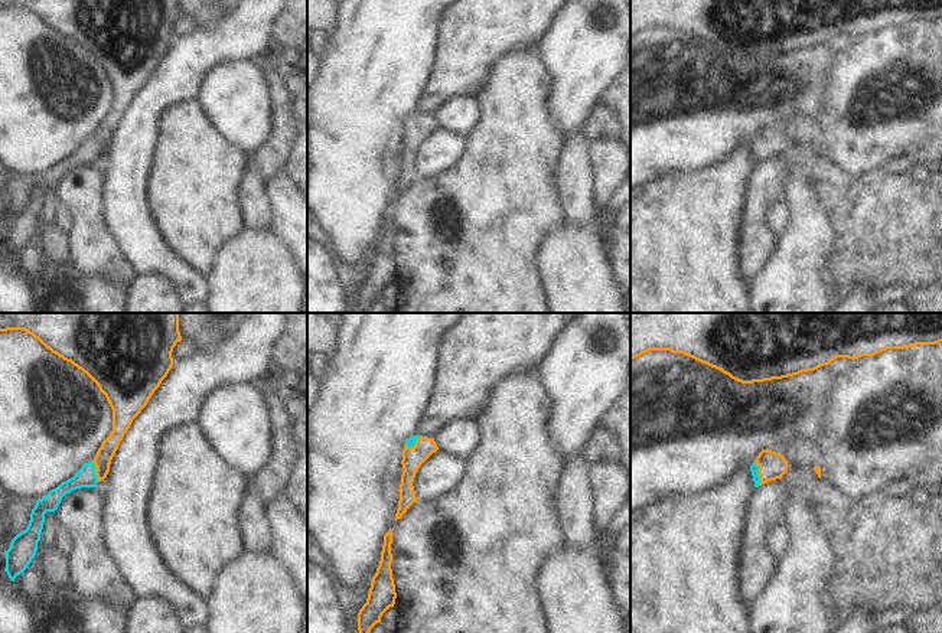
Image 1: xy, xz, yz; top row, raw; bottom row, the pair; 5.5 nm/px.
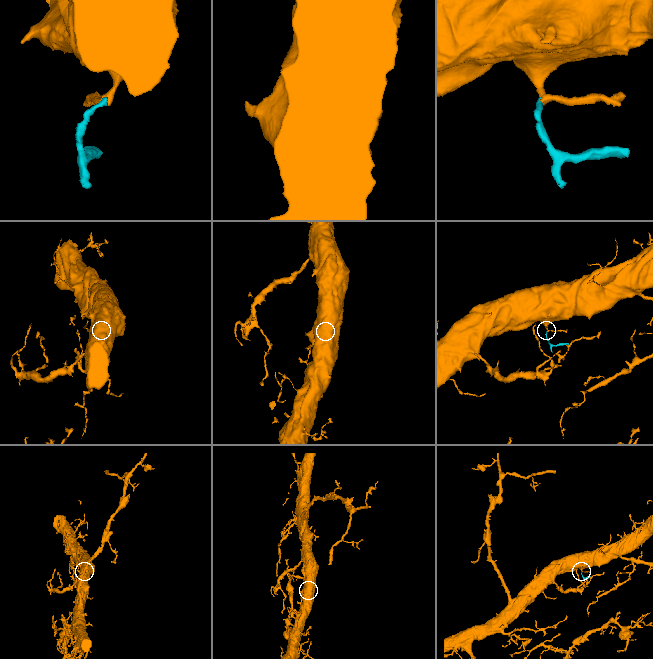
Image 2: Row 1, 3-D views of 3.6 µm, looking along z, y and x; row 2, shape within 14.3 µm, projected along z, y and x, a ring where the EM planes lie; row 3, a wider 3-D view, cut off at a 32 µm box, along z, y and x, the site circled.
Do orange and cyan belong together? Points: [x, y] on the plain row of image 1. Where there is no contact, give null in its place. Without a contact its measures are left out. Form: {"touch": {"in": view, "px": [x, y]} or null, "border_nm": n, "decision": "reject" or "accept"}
{"touch": {"in": "yz", "px": [759, 150]}, "border_nm": 150, "decision": "accept"}

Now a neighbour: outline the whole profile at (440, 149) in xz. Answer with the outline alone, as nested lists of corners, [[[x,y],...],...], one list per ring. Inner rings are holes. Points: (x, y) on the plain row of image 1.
[[[437,127],[417,147],[413,163],[417,177],[440,176],[456,164],[466,147],[466,138]]]

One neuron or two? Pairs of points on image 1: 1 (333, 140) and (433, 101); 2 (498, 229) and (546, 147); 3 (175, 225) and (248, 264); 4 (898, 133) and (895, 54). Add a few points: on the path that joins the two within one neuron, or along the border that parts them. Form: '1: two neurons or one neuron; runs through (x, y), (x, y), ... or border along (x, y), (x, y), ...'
1: two neurons; border along (430, 75), (417, 103), (417, 110)
2: one neuron; runs through (498, 209), (502, 191), (525, 167)
3: two neurons; border along (244, 227), (219, 248), (211, 270), (205, 276)
4: one neuron; runs through (864, 131), (848, 129), (840, 118), (861, 77)

